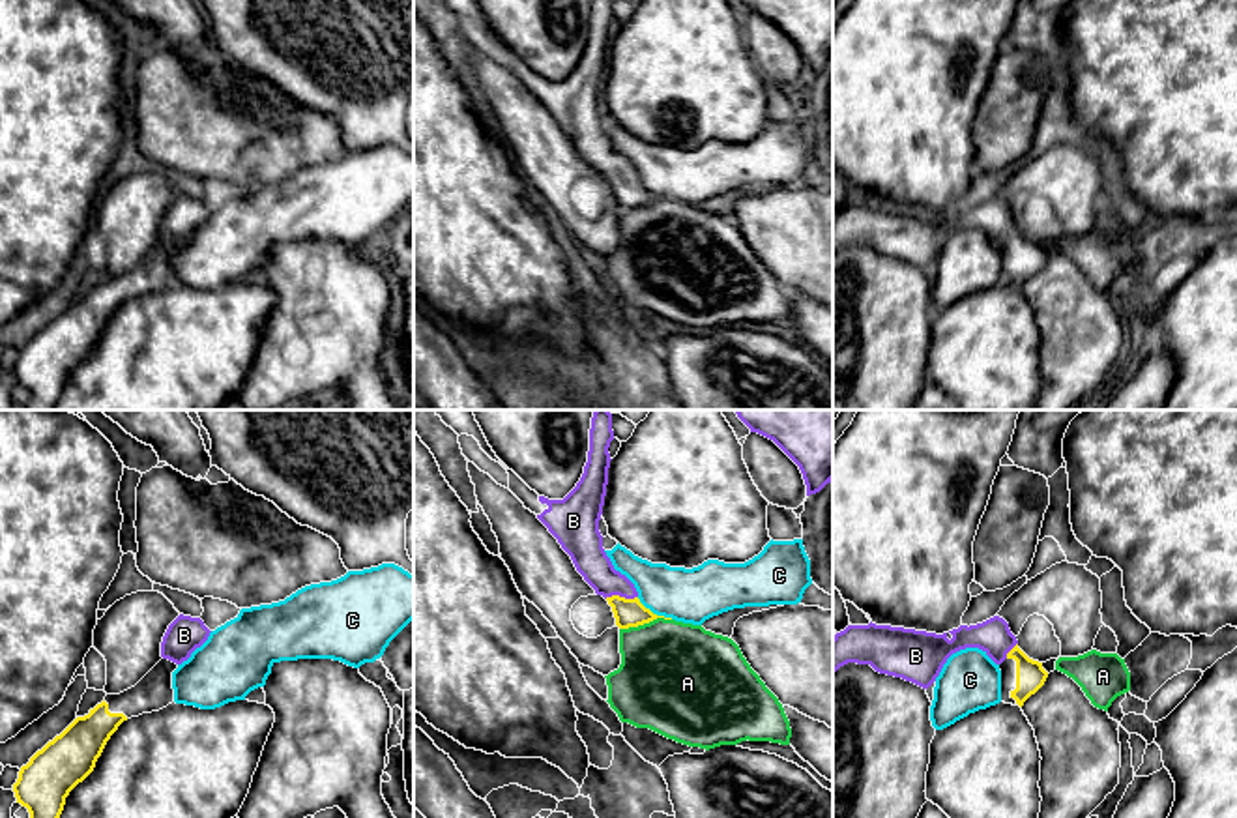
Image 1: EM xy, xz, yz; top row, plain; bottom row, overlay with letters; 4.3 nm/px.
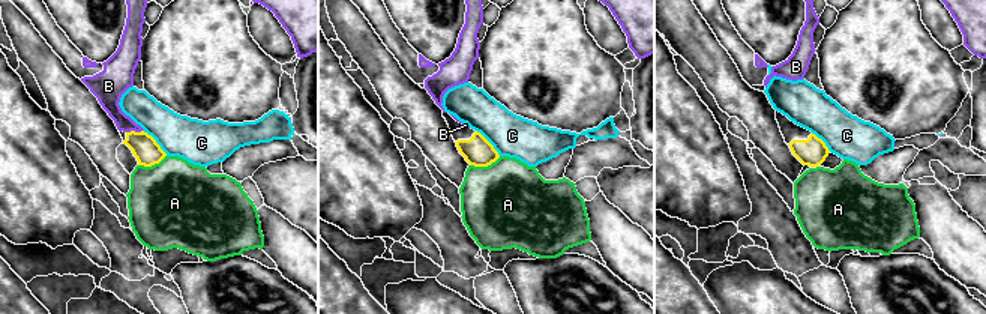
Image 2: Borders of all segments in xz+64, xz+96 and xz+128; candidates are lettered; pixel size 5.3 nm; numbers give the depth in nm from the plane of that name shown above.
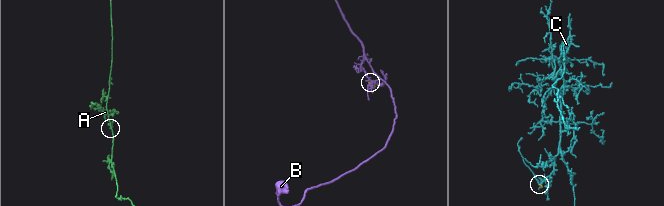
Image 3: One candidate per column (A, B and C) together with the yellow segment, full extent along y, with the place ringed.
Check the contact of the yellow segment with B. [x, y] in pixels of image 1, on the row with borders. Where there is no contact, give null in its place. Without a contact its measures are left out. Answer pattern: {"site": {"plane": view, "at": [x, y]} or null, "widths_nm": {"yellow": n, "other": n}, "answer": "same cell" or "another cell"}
{"site": {"plane": "xz", "at": [618, 596]}, "widths_nm": {"yellow": 130, "other": 150}, "answer": "same cell"}

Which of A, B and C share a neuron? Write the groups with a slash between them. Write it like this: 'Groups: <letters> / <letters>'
Groups: A / B / C

